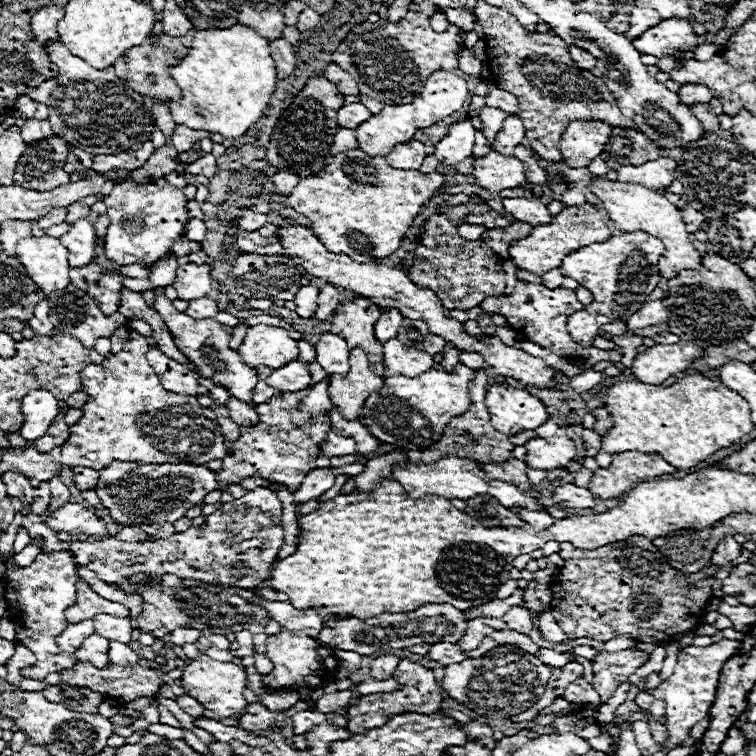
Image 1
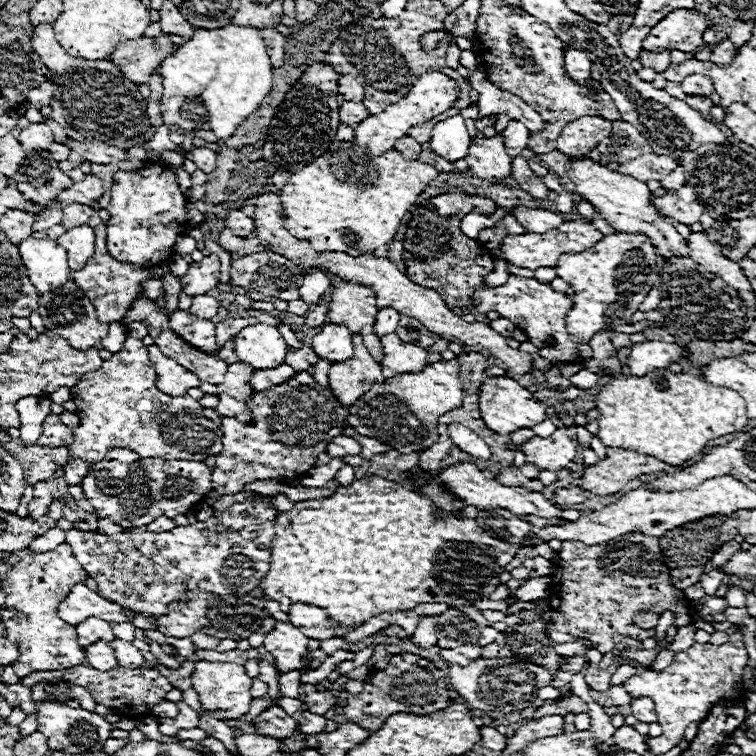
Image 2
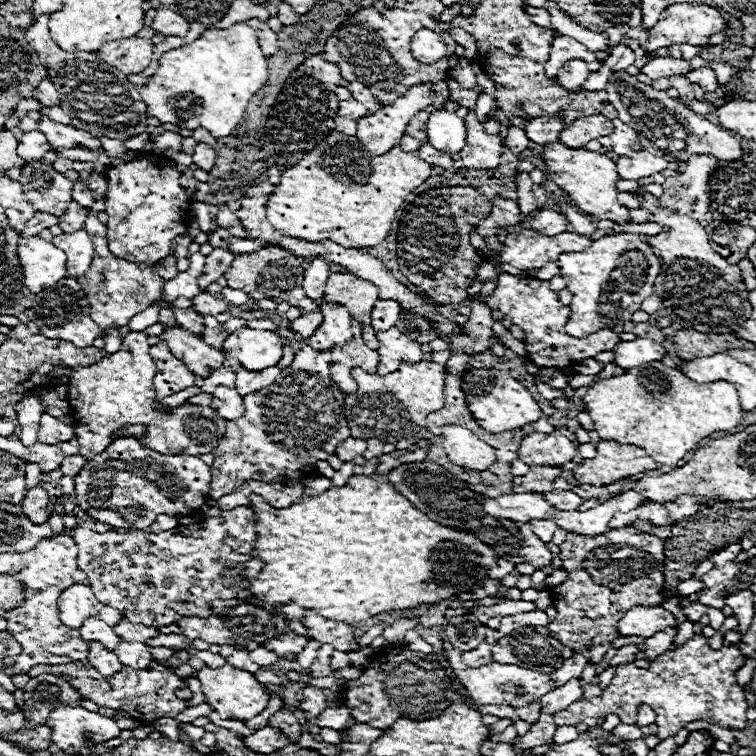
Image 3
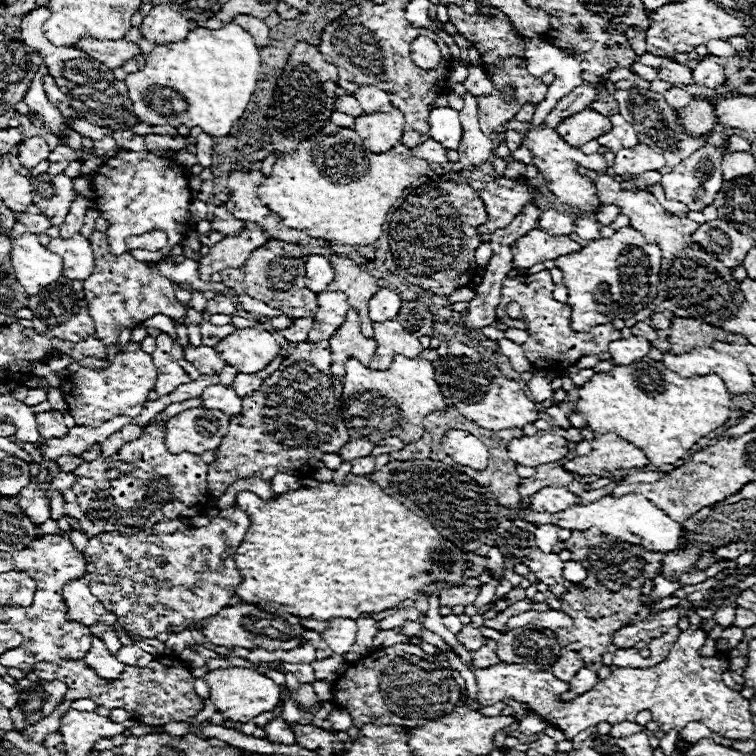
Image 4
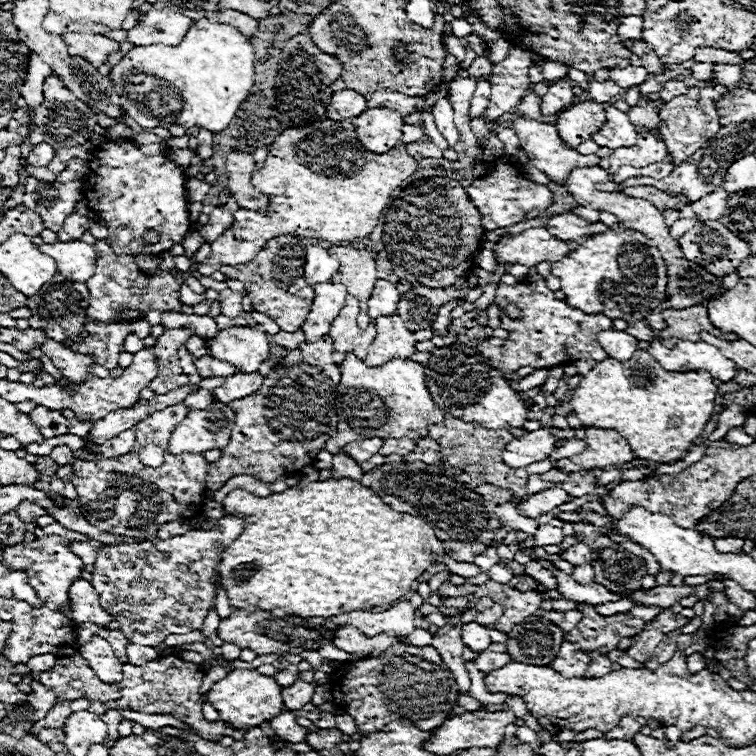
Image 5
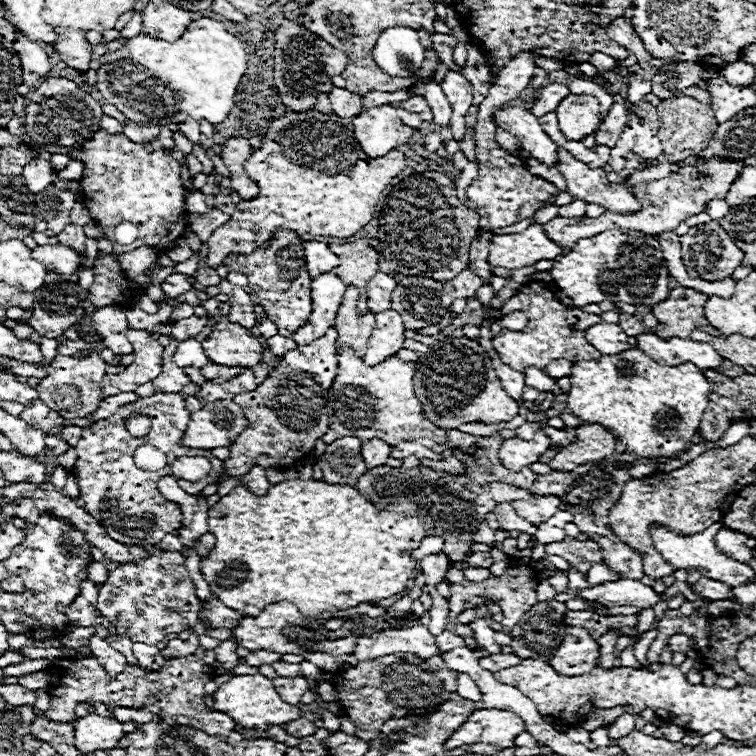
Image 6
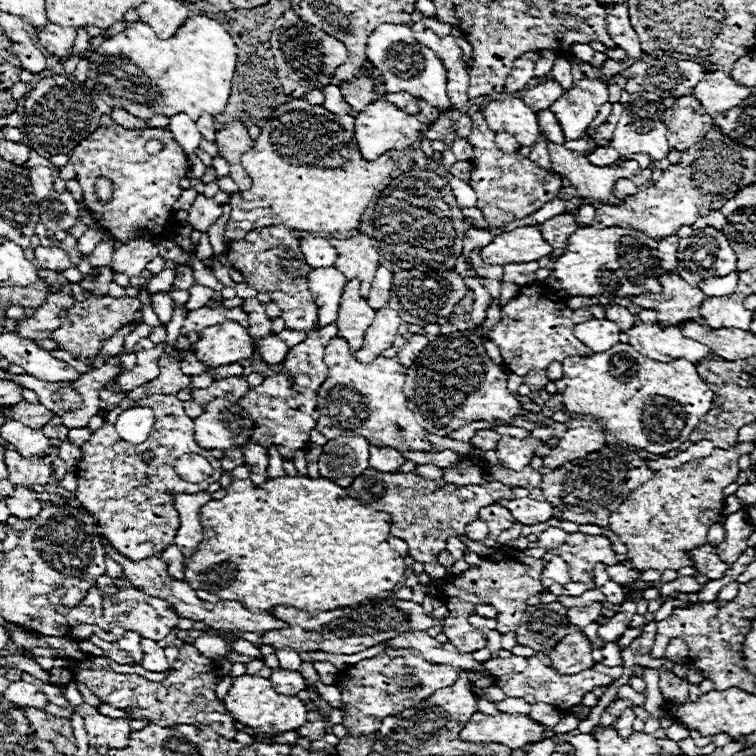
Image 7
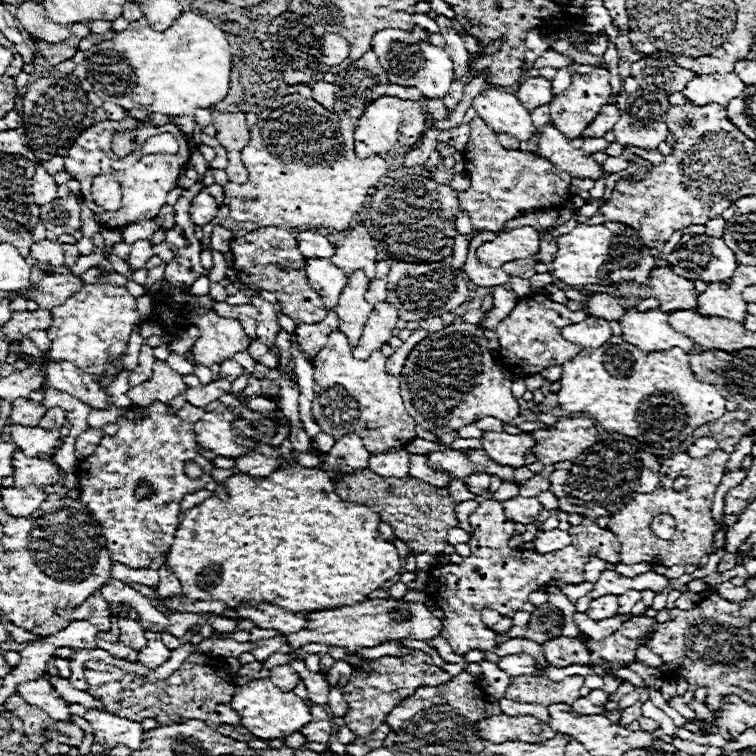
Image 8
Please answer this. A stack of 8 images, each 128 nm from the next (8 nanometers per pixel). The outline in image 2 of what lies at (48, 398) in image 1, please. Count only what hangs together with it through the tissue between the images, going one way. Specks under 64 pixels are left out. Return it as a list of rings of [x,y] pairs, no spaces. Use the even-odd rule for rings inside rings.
[[[26,396],[16,402],[20,414],[20,438],[26,445],[36,444],[42,434],[42,424],[50,410],[52,400],[48,396]]]

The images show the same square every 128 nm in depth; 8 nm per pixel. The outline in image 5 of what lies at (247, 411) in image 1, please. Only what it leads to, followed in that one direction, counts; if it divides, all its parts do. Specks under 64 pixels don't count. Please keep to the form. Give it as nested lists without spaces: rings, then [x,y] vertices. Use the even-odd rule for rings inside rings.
[[[198,390],[198,392],[192,392],[186,396],[184,404],[188,408],[206,408],[208,404],[212,404],[212,392],[210,390]]]

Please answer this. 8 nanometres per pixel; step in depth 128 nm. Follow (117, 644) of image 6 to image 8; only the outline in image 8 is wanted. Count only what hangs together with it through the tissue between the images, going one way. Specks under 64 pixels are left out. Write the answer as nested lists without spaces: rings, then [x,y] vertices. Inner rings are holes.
[[[120,620],[120,638],[118,642],[128,644],[130,648],[142,650],[146,646],[146,638],[144,638],[144,626],[136,620]]]

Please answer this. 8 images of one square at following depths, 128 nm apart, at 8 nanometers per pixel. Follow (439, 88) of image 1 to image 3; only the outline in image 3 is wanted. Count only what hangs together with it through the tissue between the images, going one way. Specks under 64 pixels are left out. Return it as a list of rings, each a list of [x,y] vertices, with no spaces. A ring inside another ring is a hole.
[[[416,84],[404,96],[400,96],[392,106],[380,108],[376,114],[364,116],[358,120],[356,138],[374,154],[382,156],[390,148],[394,148],[408,122],[426,106],[432,106],[434,90],[430,84]]]

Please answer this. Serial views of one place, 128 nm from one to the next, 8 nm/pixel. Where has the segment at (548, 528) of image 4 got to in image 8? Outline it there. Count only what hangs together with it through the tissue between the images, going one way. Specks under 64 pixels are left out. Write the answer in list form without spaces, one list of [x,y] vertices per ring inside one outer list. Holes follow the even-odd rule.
[[[548,530],[548,532],[540,532],[538,538],[534,540],[534,548],[536,552],[556,552],[562,550],[570,544],[570,534],[564,530]]]

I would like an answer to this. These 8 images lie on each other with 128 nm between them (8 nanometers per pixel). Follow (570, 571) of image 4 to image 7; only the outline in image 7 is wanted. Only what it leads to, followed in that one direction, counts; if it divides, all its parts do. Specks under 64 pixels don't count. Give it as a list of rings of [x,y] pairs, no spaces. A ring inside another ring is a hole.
[[[616,564],[616,566],[606,566],[606,574],[608,574],[608,578],[610,578],[612,582],[624,586],[624,584],[628,584],[628,582],[638,580],[642,572],[640,572],[640,570],[630,570],[630,568],[626,568],[626,566]]]

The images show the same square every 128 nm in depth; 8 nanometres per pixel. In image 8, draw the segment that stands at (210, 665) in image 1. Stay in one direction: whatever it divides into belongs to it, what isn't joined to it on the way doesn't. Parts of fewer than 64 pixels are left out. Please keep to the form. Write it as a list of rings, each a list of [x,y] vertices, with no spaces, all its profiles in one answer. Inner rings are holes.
[[[268,678],[266,680],[252,680],[244,686],[238,686],[236,694],[232,696],[230,706],[242,716],[240,718],[242,726],[248,728],[260,740],[286,738],[310,722],[308,704],[300,696],[296,696],[294,692],[278,690]]]

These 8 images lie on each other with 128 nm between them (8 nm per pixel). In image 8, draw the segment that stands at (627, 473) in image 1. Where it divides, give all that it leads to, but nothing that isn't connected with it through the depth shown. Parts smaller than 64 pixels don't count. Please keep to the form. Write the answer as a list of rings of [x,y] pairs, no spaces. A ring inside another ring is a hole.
[[[558,418],[554,430],[534,430],[532,436],[536,438],[536,446],[532,448],[532,452],[542,464],[574,460],[576,456],[580,456],[584,450],[598,442],[598,430],[590,418]]]

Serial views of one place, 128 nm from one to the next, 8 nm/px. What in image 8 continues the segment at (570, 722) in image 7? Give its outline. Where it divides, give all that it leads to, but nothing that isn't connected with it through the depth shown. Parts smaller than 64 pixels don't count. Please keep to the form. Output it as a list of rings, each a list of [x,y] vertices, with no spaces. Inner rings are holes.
[[[488,716],[476,722],[476,734],[482,740],[502,744],[502,742],[544,742],[554,738],[558,732],[552,730],[548,724],[536,720],[534,716]]]

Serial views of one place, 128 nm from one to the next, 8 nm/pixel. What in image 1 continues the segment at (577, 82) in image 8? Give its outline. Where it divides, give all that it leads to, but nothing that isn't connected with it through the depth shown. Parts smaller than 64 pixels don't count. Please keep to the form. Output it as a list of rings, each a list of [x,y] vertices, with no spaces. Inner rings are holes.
[[[576,120],[560,136],[560,152],[570,168],[586,168],[604,152],[612,128],[598,120]]]

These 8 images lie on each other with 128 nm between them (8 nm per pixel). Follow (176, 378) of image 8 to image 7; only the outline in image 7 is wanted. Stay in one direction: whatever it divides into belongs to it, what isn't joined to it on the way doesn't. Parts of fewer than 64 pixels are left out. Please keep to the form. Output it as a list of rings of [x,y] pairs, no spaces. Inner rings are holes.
[[[164,354],[158,364],[160,364],[160,376],[156,380],[142,384],[140,388],[134,388],[132,392],[128,392],[128,398],[142,400],[144,396],[152,396],[152,394],[158,394],[158,392],[178,394],[182,388],[190,386],[190,378],[180,372],[178,364],[172,362],[168,354]]]

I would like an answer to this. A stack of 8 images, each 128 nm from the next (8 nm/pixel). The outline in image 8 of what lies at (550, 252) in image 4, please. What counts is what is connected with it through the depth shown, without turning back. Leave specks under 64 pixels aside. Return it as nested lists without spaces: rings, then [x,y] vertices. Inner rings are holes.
[[[524,226],[510,232],[502,232],[492,242],[482,244],[476,250],[476,258],[492,268],[500,268],[506,262],[536,256],[538,250],[540,250],[538,230],[534,230],[532,226]]]

